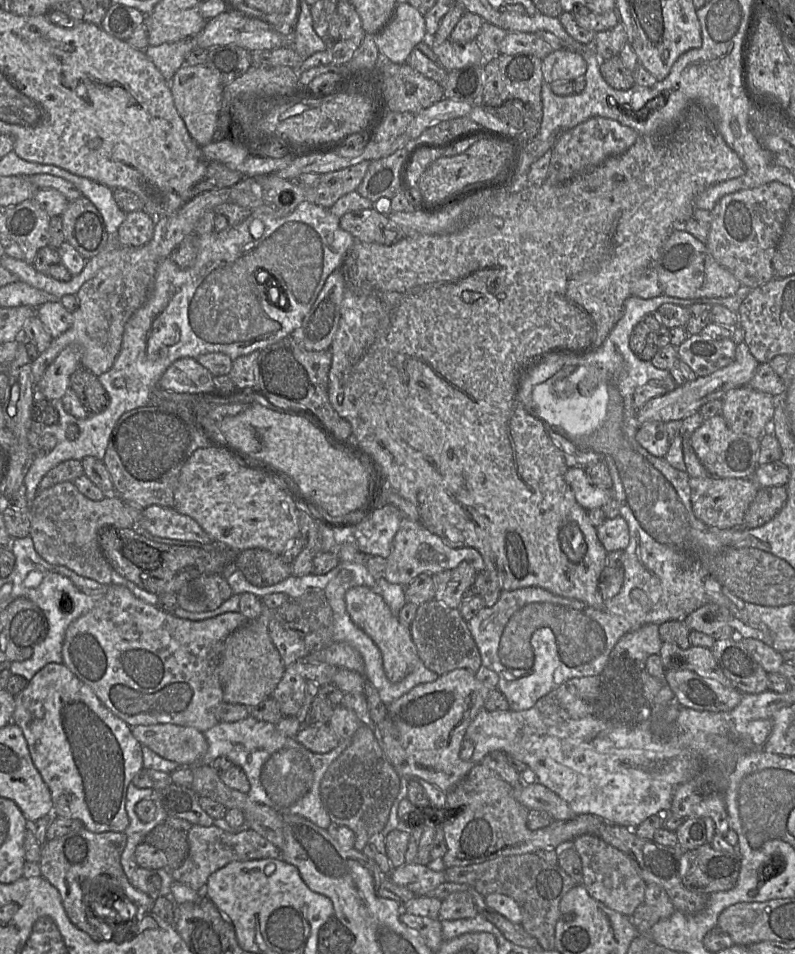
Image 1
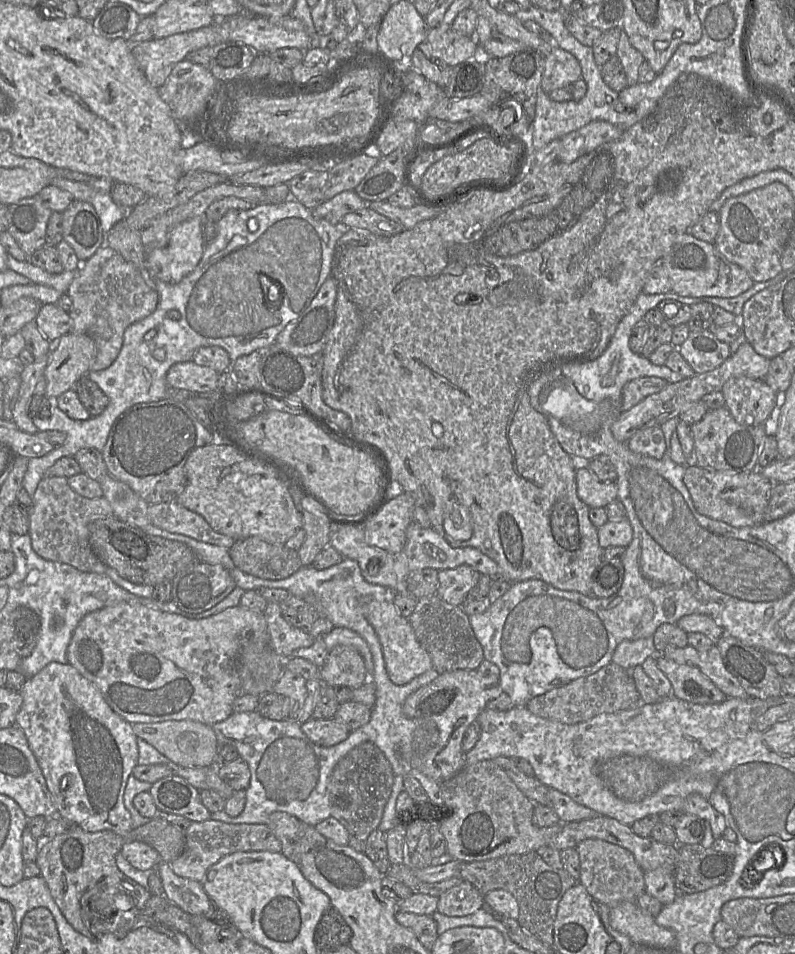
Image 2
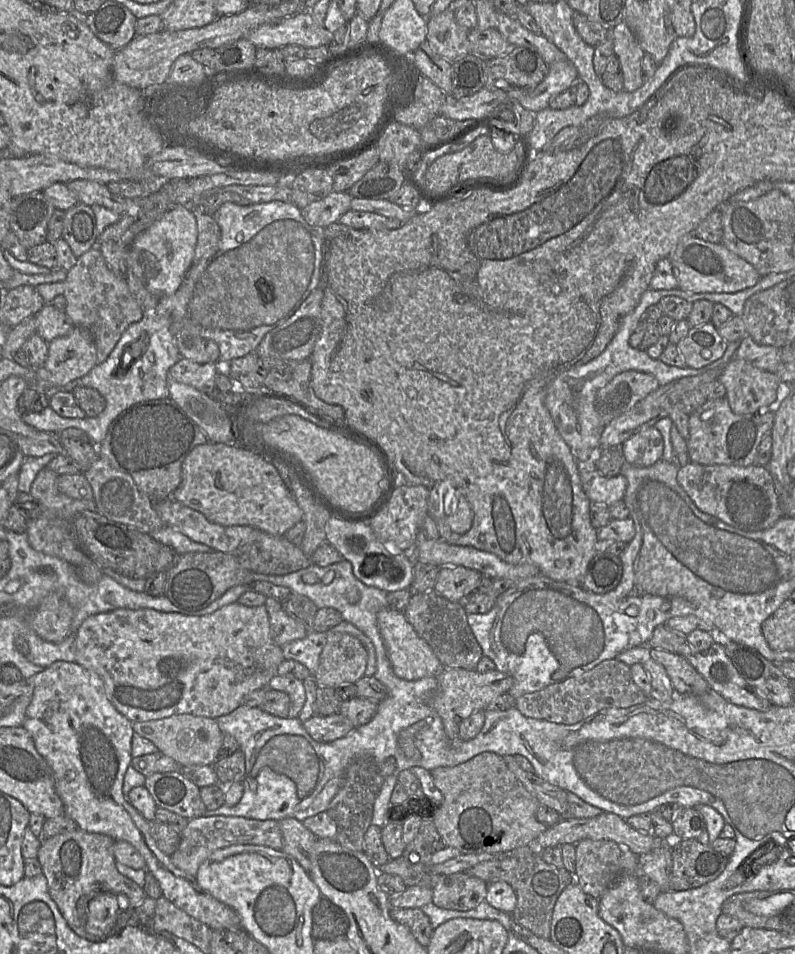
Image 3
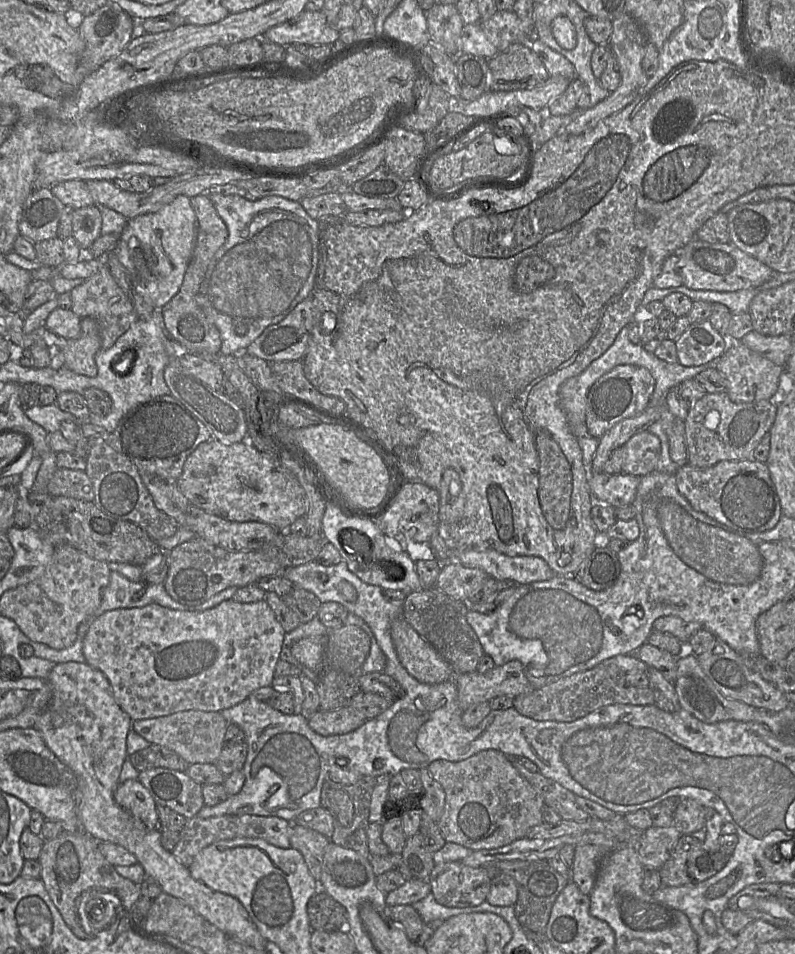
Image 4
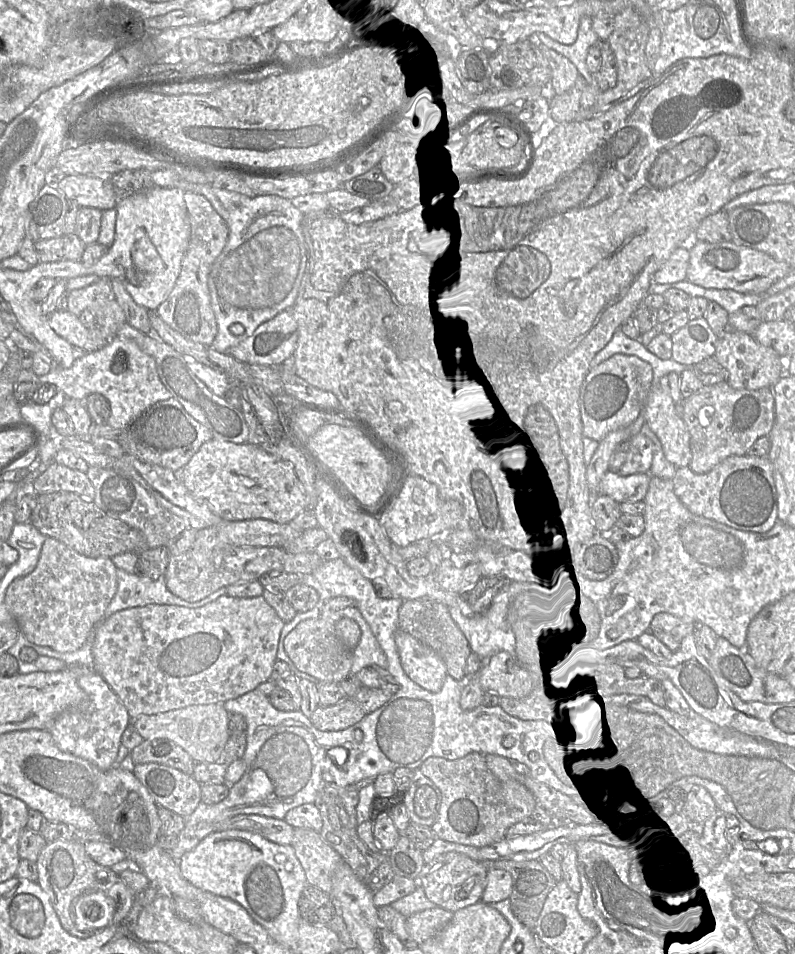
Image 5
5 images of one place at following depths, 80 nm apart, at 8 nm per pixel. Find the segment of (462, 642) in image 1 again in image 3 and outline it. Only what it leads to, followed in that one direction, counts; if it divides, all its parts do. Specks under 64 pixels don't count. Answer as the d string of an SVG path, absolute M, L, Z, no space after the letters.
M435 590L412 593L404 616L416 633L429 645L443 669L463 668L473 670L483 657L483 652L467 620L463 603L451 602Z

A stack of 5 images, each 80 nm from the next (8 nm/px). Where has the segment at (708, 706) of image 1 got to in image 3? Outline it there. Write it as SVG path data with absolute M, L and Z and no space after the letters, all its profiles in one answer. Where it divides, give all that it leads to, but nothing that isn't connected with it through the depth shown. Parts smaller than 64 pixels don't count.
M650 648L650 659L661 666L677 695L700 696L710 688L706 679L680 654Z

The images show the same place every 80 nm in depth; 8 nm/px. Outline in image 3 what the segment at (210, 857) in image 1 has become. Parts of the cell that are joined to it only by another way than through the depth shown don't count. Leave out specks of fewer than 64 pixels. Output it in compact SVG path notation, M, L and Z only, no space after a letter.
M201 816L188 820L181 832L181 842L171 856L173 864L196 877L200 865L216 850L233 845L259 845L283 850L282 832L277 820L256 820L245 817Z

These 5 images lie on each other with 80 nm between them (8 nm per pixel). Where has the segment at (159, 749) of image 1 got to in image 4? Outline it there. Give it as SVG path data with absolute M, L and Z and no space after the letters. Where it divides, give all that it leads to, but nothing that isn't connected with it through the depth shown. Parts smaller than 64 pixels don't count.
M187 710L156 718L132 720L132 728L145 740L174 751L189 765L215 764L225 746L224 737L228 724L220 712L199 710Z

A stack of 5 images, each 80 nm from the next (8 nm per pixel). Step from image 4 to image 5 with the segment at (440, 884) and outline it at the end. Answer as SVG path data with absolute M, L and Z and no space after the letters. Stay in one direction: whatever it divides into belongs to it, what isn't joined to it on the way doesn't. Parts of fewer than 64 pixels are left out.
M447 852L425 863L417 879L426 897L445 910L456 912L482 900L488 882L488 868L481 862L459 852Z

